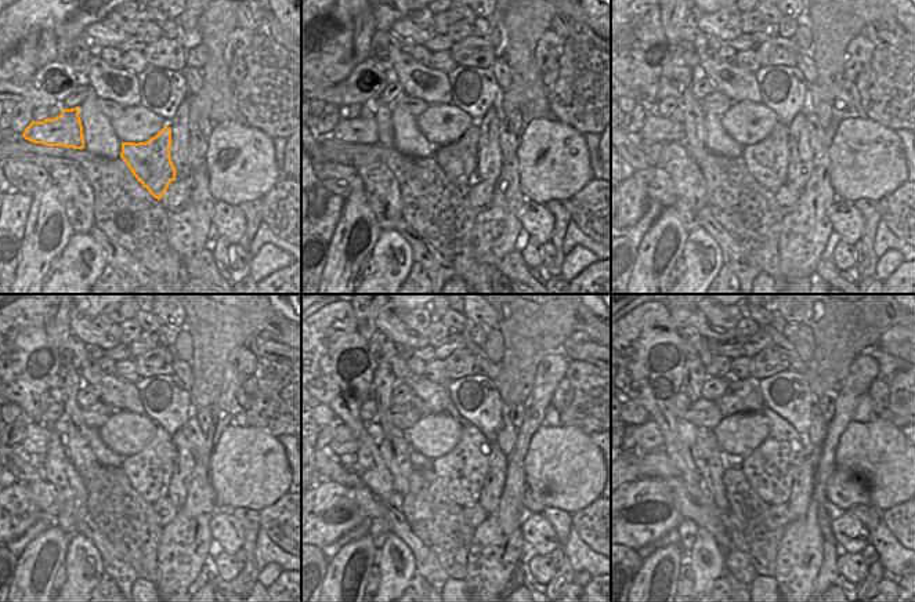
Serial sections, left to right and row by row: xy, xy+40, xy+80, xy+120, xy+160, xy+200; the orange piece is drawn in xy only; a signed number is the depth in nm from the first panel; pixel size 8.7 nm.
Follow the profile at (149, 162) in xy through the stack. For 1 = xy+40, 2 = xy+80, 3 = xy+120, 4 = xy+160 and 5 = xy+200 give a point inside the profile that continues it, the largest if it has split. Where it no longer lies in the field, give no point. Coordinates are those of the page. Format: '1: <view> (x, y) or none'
1: xy+40 (458, 160)
2: xy+80 (767, 160)
3: xy+120 (149, 471)
4: xy+160 (462, 471)
5: xy+200 (770, 470)

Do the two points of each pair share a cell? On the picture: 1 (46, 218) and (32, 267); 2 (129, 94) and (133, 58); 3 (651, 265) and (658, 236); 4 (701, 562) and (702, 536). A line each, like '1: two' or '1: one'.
1: one
2: two
3: one
4: one

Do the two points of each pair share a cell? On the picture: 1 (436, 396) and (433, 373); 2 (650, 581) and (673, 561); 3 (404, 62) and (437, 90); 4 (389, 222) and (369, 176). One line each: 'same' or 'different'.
1: different
2: same
3: same
4: same

